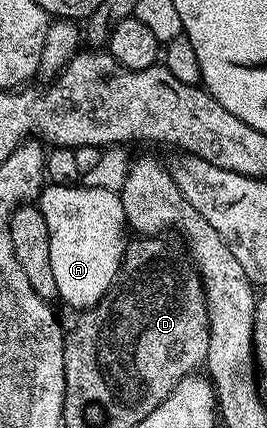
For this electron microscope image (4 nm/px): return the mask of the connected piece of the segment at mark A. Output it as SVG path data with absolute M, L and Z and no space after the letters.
M84 184L46 185L39 195L39 209L47 220L49 263L55 276L57 298L76 312L93 307L112 288L121 270L127 245L127 223L120 193Z

